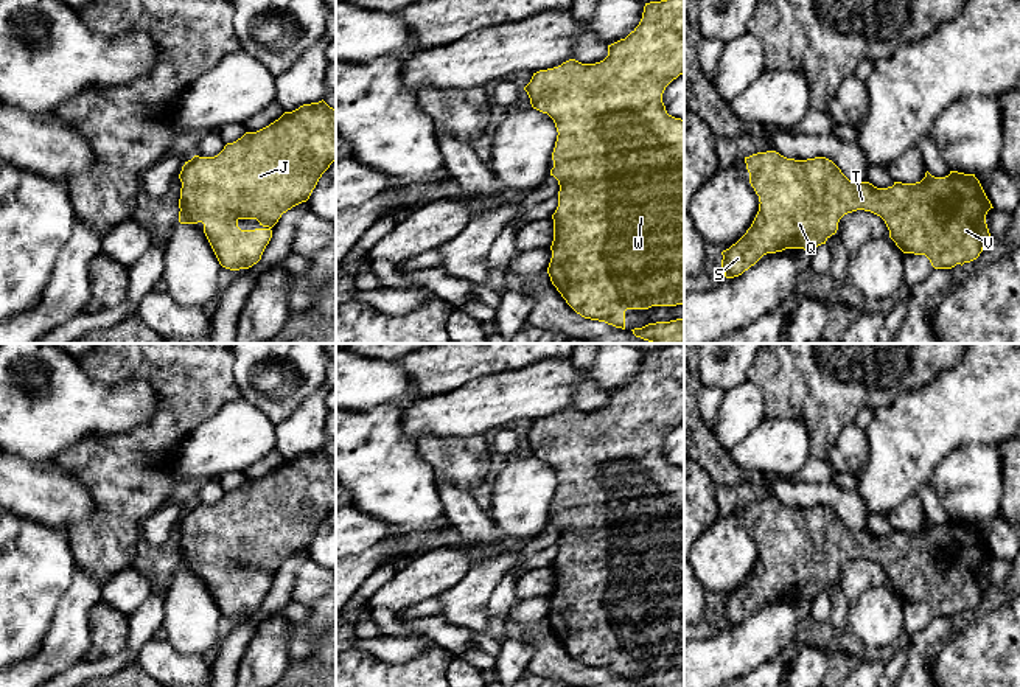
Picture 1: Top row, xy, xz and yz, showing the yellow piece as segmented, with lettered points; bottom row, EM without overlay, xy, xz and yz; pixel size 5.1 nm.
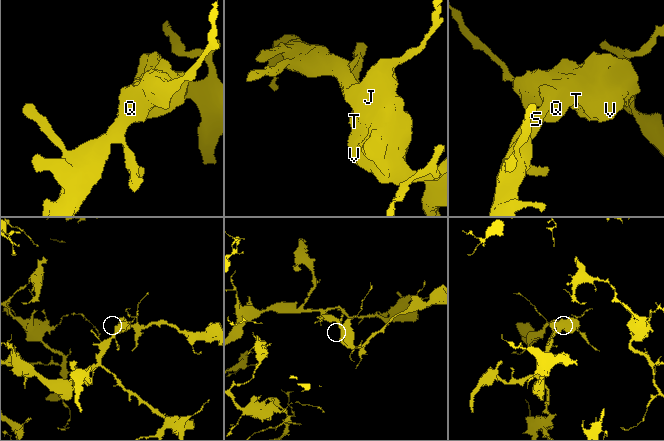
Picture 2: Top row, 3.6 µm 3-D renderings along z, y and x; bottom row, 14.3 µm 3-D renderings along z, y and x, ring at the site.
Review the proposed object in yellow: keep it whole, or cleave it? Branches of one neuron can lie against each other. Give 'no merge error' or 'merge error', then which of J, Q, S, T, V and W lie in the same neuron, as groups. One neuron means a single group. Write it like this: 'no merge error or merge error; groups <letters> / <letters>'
no merge error; groups J Q S T V W

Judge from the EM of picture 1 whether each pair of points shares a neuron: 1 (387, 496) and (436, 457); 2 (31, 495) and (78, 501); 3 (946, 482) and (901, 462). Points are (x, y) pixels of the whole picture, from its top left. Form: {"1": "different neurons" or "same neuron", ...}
{"1": "different neurons", "2": "same neuron", "3": "different neurons"}

